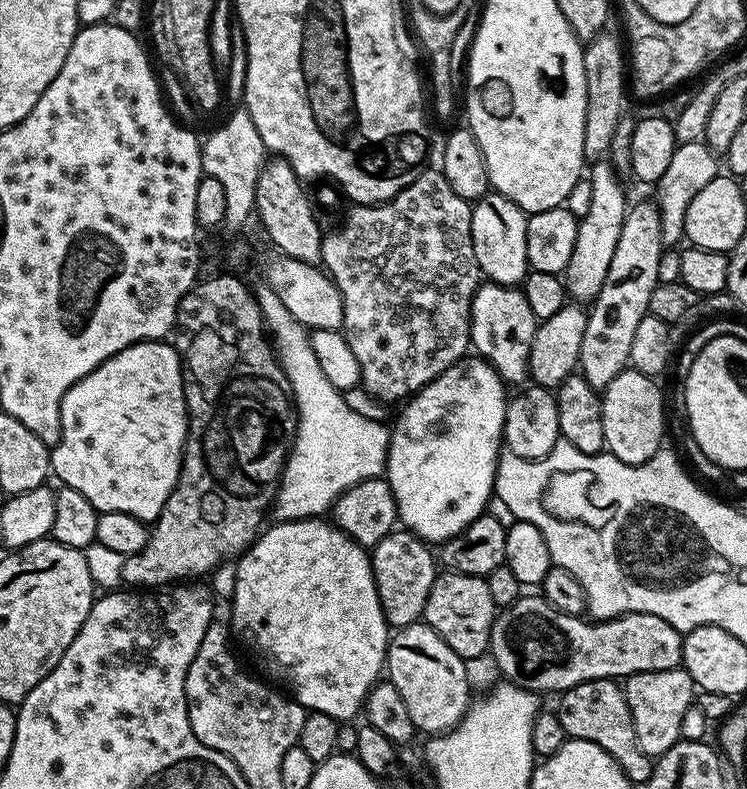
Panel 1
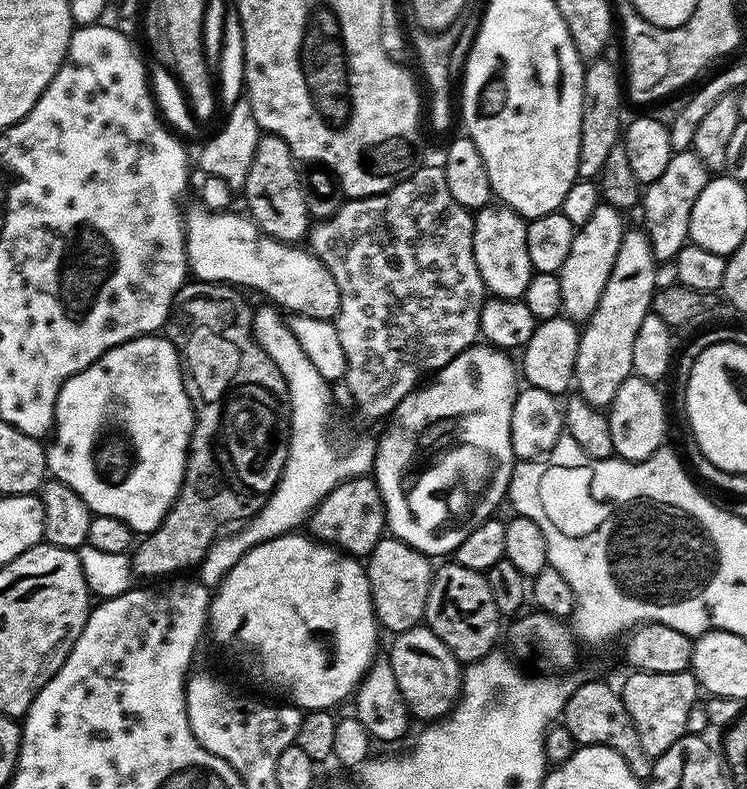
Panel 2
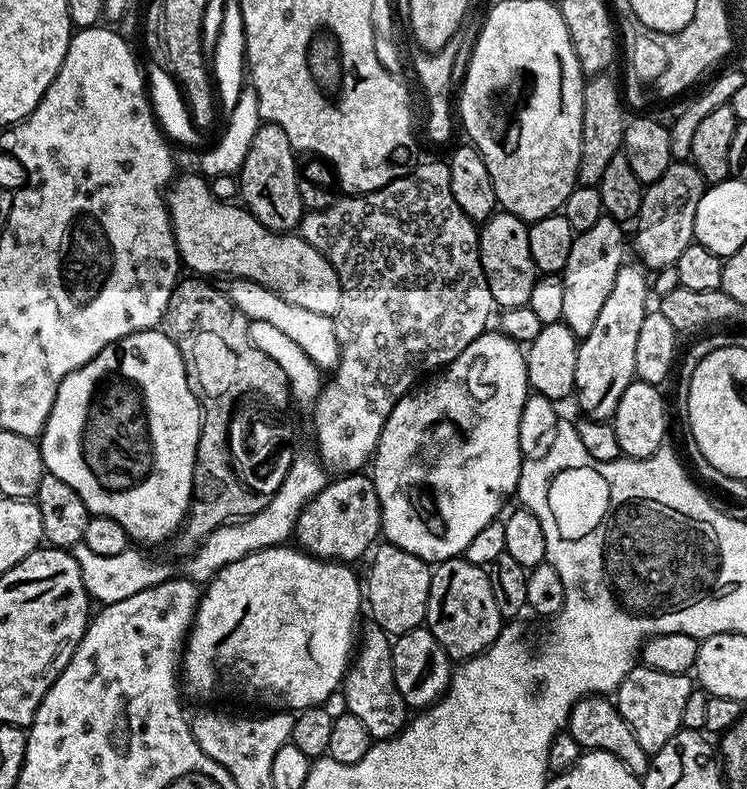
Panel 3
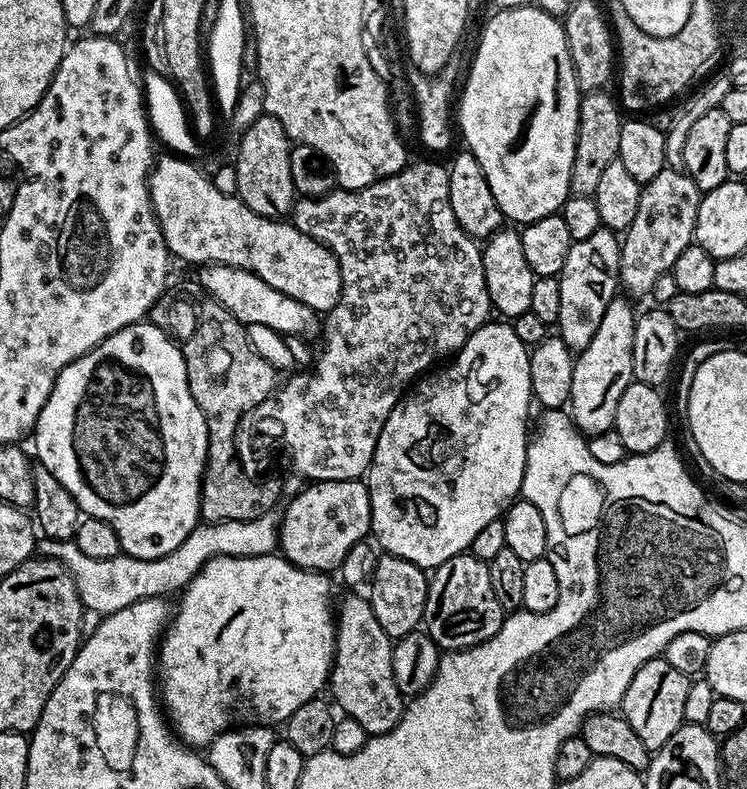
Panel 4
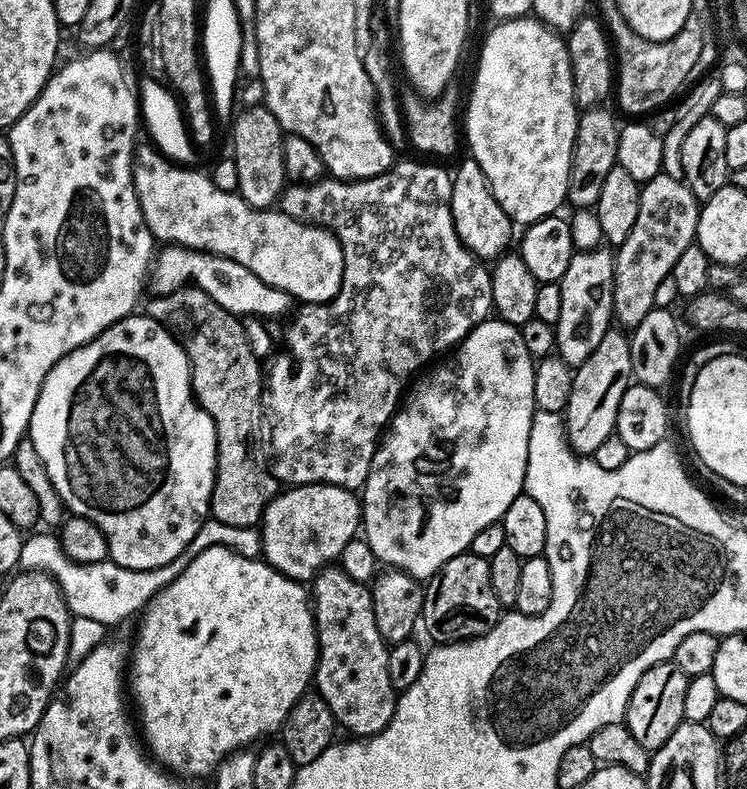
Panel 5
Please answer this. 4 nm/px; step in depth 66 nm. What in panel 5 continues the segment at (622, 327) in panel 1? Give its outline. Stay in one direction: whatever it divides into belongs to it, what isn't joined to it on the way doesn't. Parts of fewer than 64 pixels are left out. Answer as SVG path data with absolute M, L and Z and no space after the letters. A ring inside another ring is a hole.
M609 330L598 342L594 354L586 362L575 365L570 386L570 402L563 410L564 426L568 430L568 445L581 456L591 457L601 442L606 442L616 431L618 406L622 394L633 383L632 363L630 362L629 337L620 330Z

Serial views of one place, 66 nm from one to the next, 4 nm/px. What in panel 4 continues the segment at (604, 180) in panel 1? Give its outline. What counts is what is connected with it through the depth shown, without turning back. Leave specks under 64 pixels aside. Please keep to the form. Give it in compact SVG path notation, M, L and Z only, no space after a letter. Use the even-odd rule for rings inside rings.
M602 226L594 234L590 234L590 238L573 240L570 254L566 254L566 266L562 266L558 277L562 290L562 306L558 310L556 324L560 339L566 342L573 353L579 354L583 348L590 346L598 326L602 323L602 314L606 314L606 306L617 299L620 246L617 233Z

